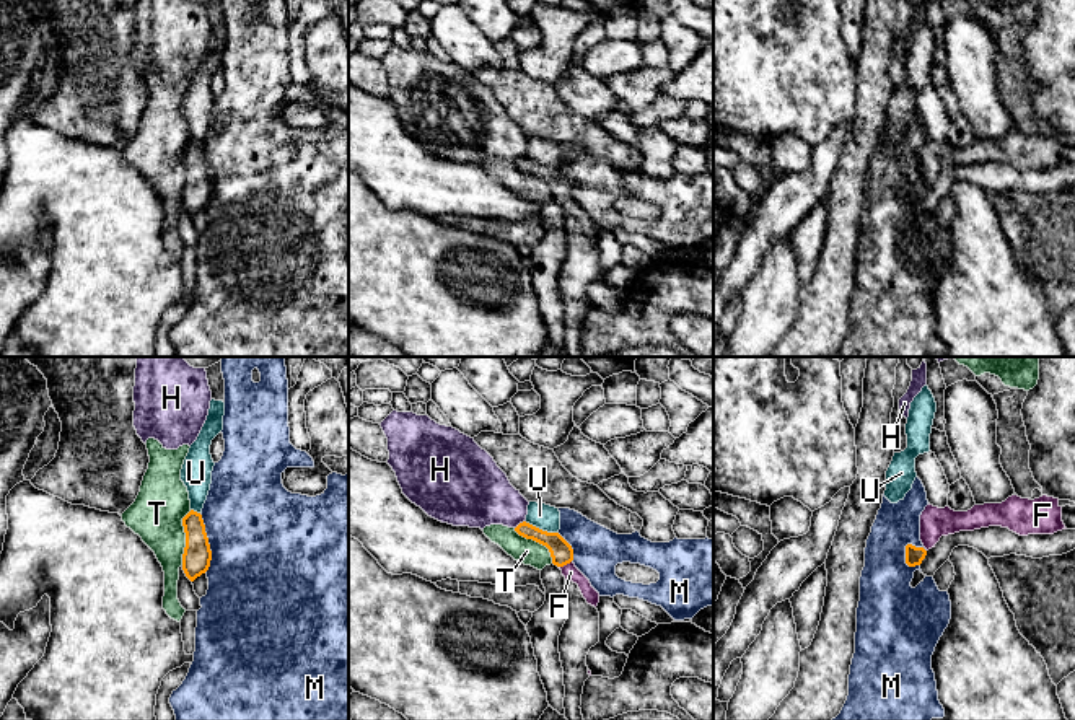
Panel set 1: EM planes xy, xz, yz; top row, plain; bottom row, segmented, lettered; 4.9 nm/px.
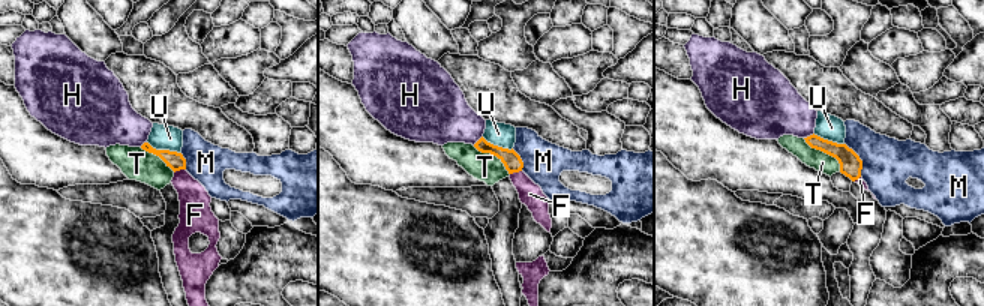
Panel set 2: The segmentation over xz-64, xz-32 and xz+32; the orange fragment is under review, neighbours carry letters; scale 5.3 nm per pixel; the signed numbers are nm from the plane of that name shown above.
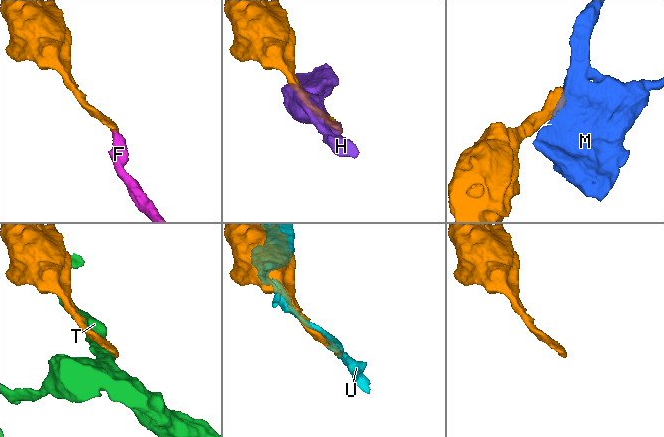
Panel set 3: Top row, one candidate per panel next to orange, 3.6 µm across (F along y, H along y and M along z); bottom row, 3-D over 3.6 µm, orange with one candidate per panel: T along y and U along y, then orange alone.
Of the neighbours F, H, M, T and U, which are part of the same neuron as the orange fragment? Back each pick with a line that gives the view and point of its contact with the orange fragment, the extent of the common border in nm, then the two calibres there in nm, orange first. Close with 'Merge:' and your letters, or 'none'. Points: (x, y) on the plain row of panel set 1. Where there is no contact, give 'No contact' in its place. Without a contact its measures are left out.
F: Touches orange at xz (564, 199). Shared border 70 nm. Thickness 110 nm (orange) against 80 nm
Merge: F

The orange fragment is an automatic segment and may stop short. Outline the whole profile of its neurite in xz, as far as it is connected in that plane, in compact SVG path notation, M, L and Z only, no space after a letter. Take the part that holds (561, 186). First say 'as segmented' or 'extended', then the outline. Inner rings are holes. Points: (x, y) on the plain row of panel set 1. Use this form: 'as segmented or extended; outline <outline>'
extended; outline M526 156L520 158L515 166L526 173L546 181L551 187L552 199L562 205L565 215L578 220L588 239L598 241L599 228L591 222L590 215L575 202L572 181L559 169L542 166Z

